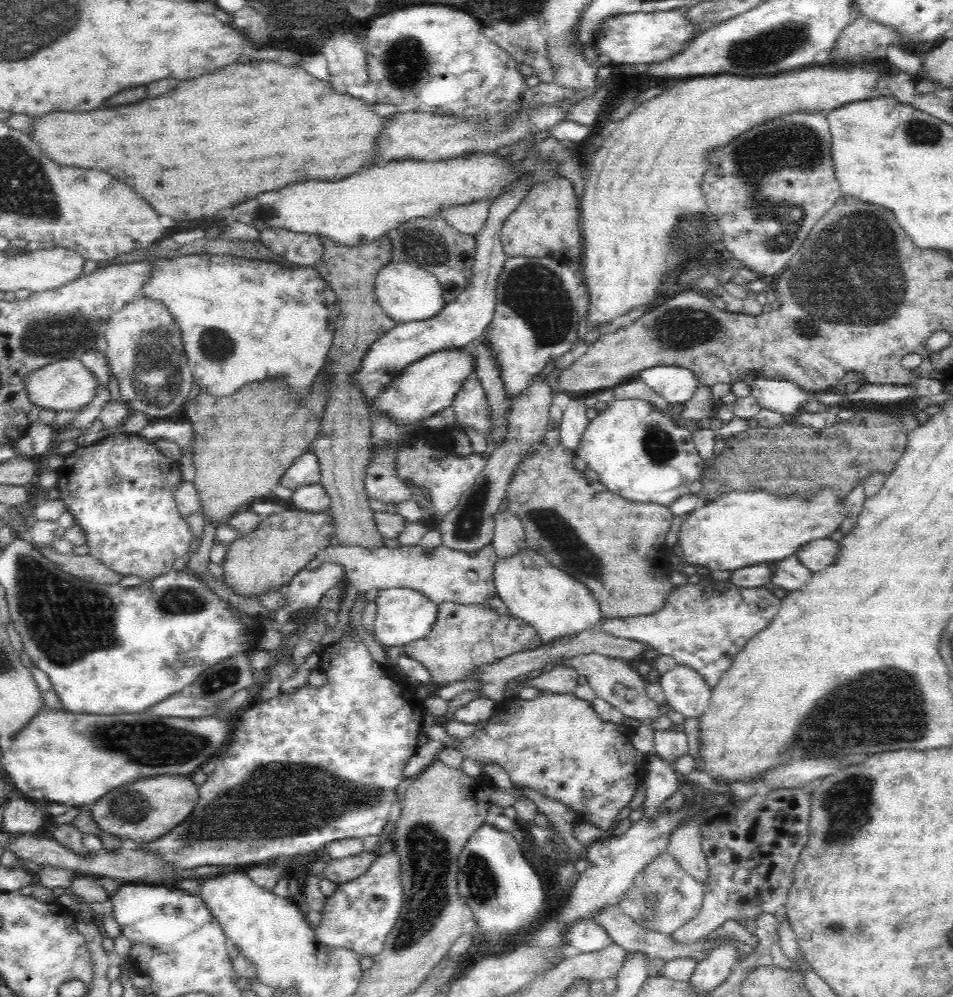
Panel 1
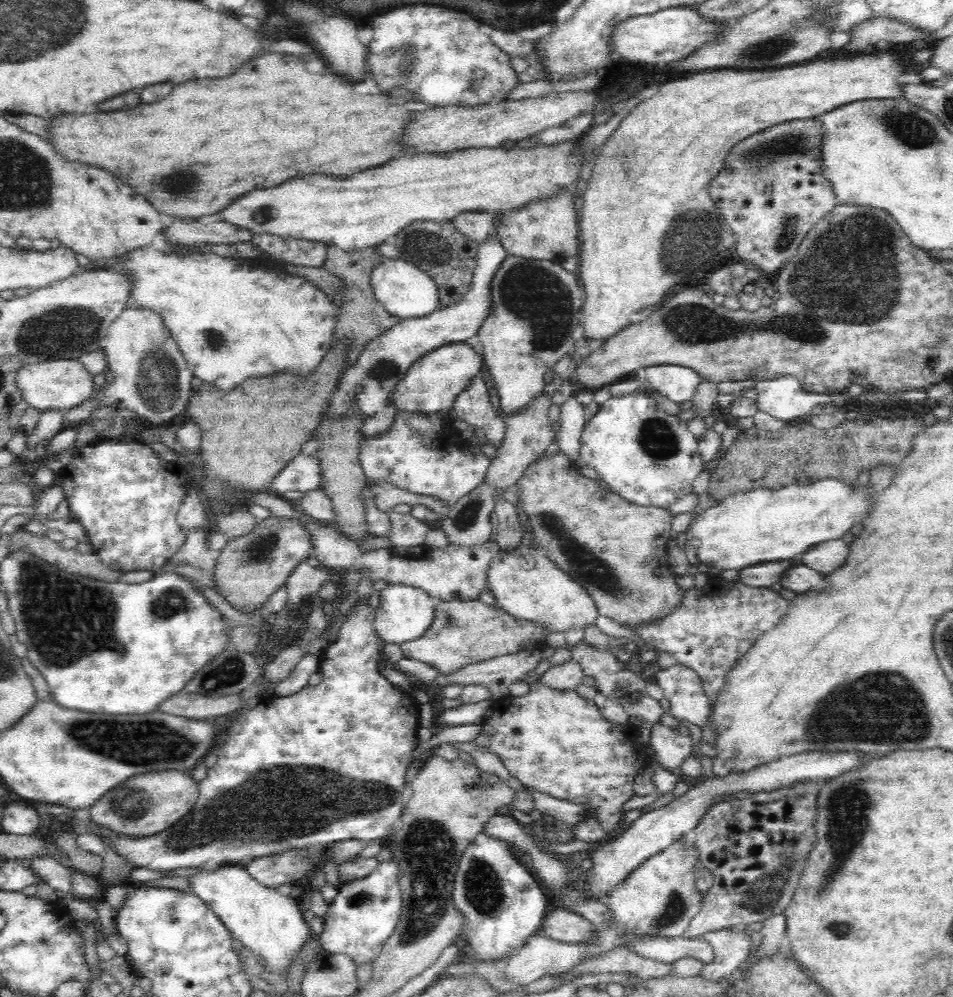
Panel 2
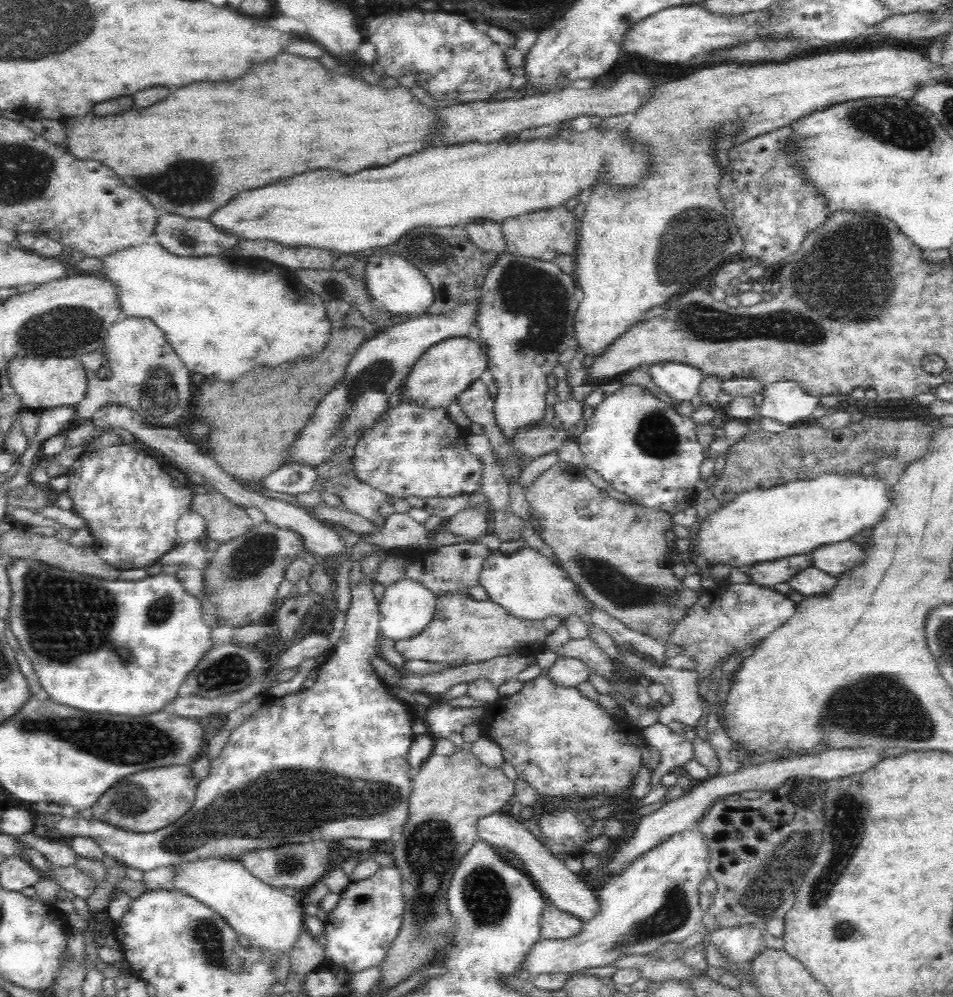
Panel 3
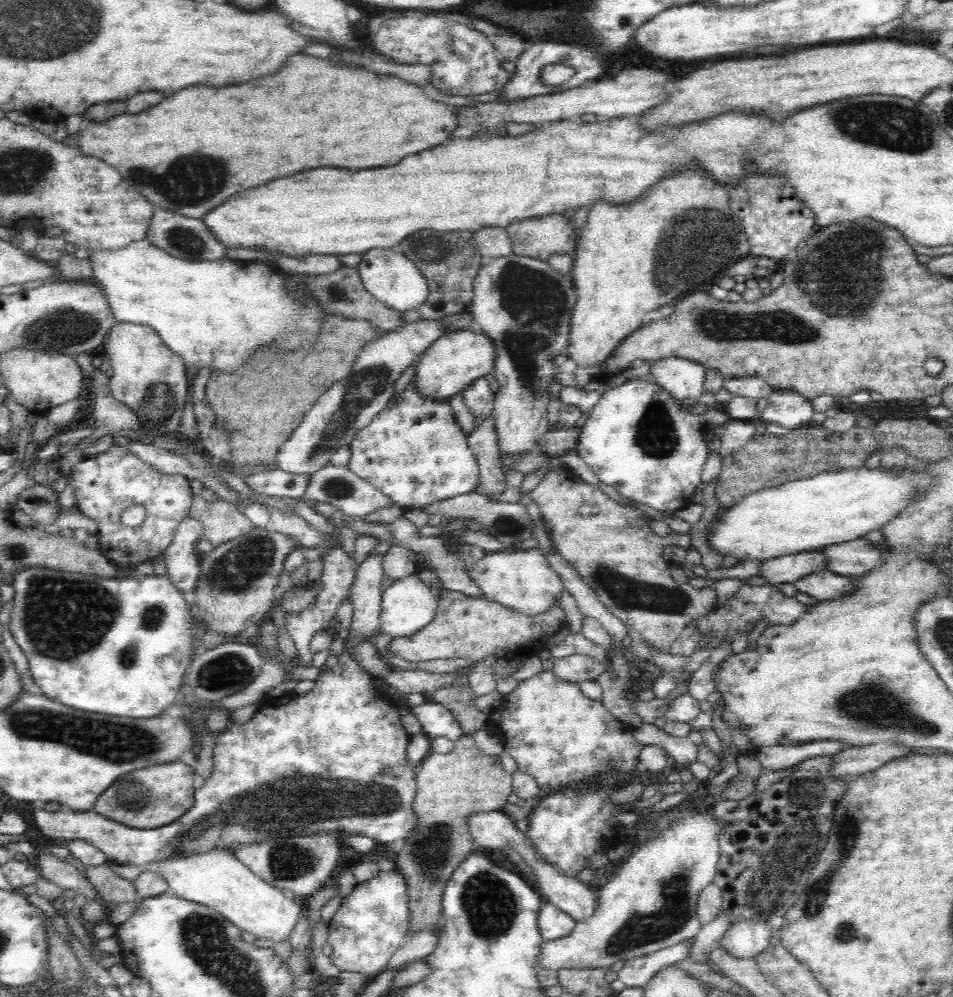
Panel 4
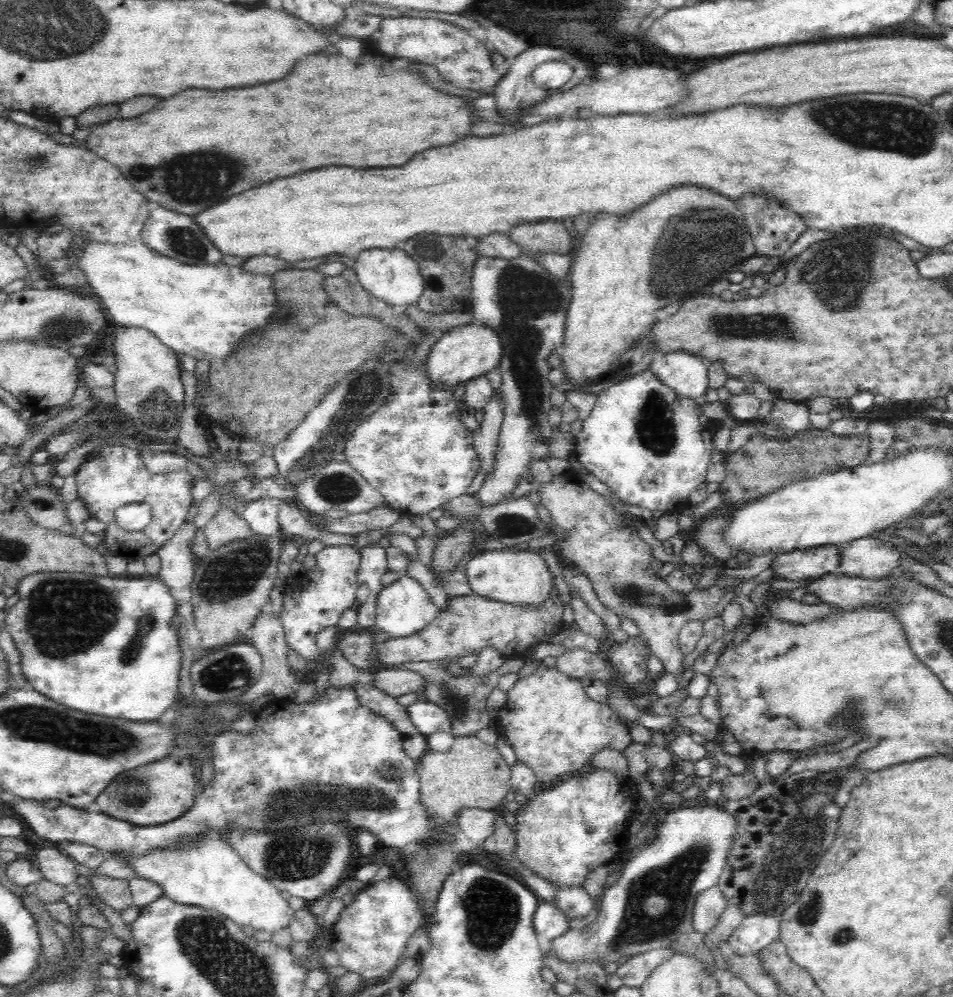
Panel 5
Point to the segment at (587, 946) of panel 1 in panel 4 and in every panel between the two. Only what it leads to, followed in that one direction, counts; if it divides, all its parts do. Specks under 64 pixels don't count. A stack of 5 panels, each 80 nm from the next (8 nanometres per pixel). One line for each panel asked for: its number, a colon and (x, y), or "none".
2: (565, 926)
3: (556, 924)
4: (553, 923)

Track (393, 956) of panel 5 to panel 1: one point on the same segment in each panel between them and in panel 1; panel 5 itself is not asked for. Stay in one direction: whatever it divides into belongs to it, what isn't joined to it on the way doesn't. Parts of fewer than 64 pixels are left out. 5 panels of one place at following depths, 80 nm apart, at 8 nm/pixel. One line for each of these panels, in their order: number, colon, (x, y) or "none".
1: (360, 914)
2: (363, 914)
3: (358, 931)
4: (368, 927)

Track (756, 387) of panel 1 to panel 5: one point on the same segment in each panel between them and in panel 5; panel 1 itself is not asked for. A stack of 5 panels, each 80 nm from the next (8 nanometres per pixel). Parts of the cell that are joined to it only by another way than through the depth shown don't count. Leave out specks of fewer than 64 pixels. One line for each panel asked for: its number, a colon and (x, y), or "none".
2: (782, 397)
3: (785, 401)
4: (787, 408)
5: (794, 414)

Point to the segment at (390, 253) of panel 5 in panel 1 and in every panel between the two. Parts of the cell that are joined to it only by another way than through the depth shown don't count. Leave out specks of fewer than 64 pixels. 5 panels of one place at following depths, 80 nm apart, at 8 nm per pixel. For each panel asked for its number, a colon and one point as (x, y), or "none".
1: (406, 293)
2: (404, 290)
3: (395, 285)
4: (394, 281)

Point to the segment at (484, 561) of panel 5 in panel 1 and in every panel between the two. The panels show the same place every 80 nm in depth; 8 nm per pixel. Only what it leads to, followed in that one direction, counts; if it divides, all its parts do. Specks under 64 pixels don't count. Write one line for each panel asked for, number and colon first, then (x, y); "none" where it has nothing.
1: (556, 605)
2: (527, 585)
3: (526, 584)
4: (522, 580)

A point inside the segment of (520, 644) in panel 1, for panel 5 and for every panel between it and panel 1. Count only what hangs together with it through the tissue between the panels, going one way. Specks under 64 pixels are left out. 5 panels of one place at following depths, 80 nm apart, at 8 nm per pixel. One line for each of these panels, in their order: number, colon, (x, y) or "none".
2: (463, 633)
3: (463, 630)
4: (463, 627)
5: (468, 624)

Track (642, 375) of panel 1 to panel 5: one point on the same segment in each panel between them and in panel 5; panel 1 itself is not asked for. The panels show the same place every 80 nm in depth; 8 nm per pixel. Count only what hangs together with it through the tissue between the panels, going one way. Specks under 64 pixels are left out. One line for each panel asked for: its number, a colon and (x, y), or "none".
2: (677, 383)
3: (681, 382)
4: (682, 379)
5: (687, 376)

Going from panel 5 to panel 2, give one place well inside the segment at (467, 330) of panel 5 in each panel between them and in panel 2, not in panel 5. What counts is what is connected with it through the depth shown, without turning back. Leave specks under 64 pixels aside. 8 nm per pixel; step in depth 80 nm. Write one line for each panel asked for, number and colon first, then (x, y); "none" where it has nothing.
2: (432, 383)
3: (443, 372)
4: (453, 362)

